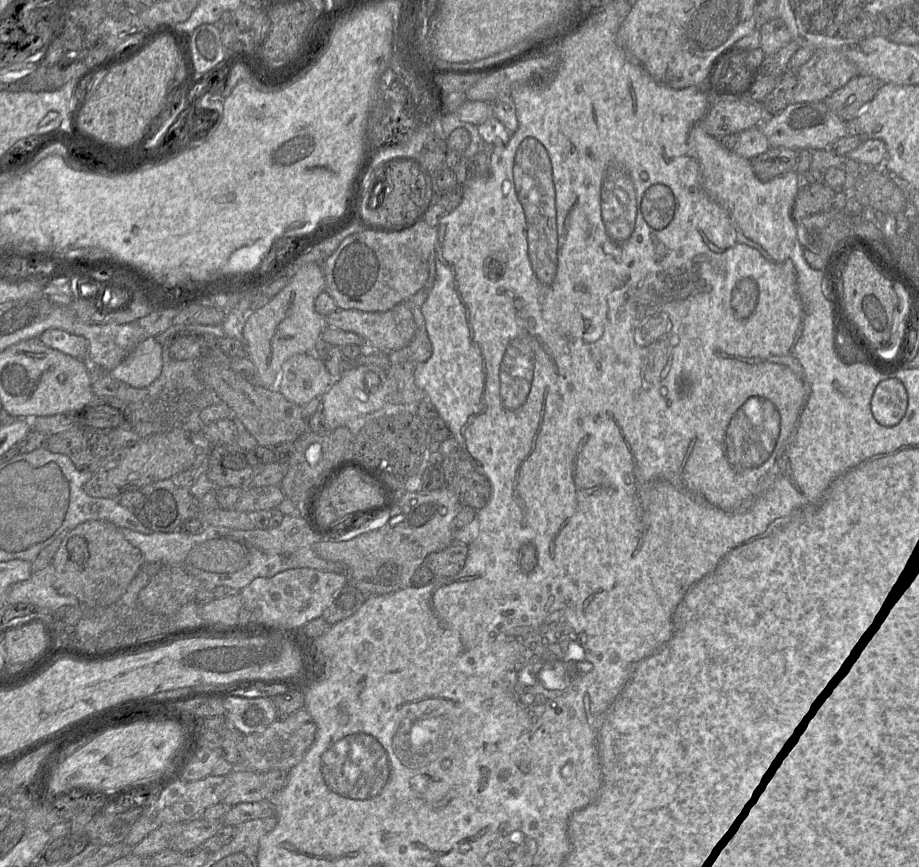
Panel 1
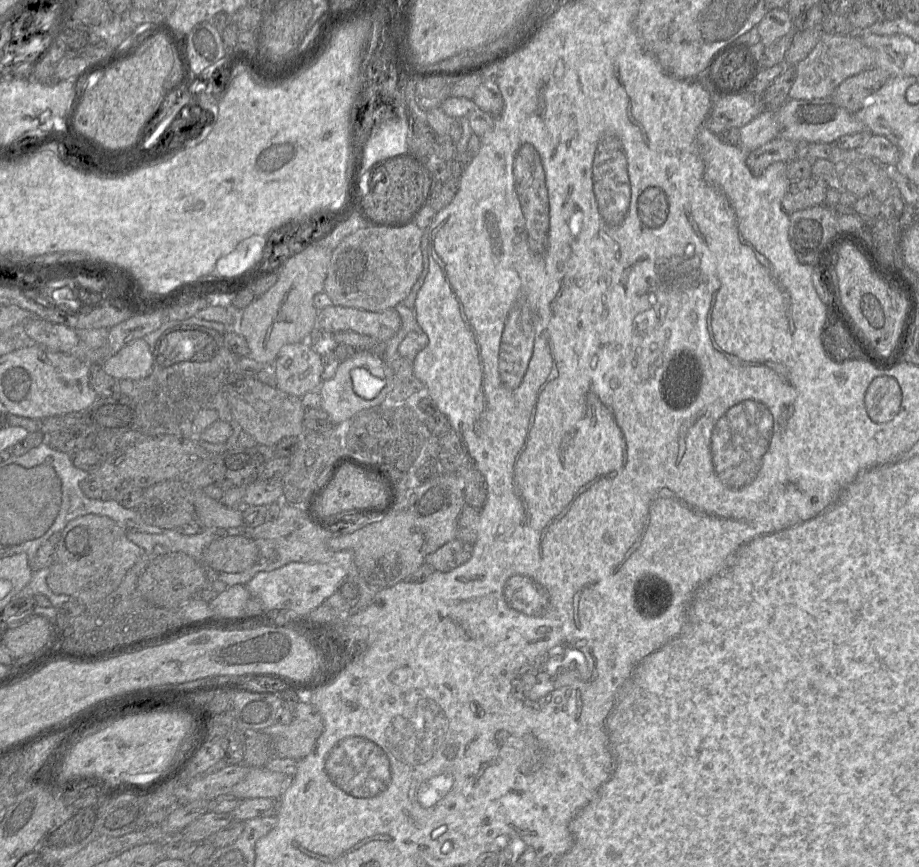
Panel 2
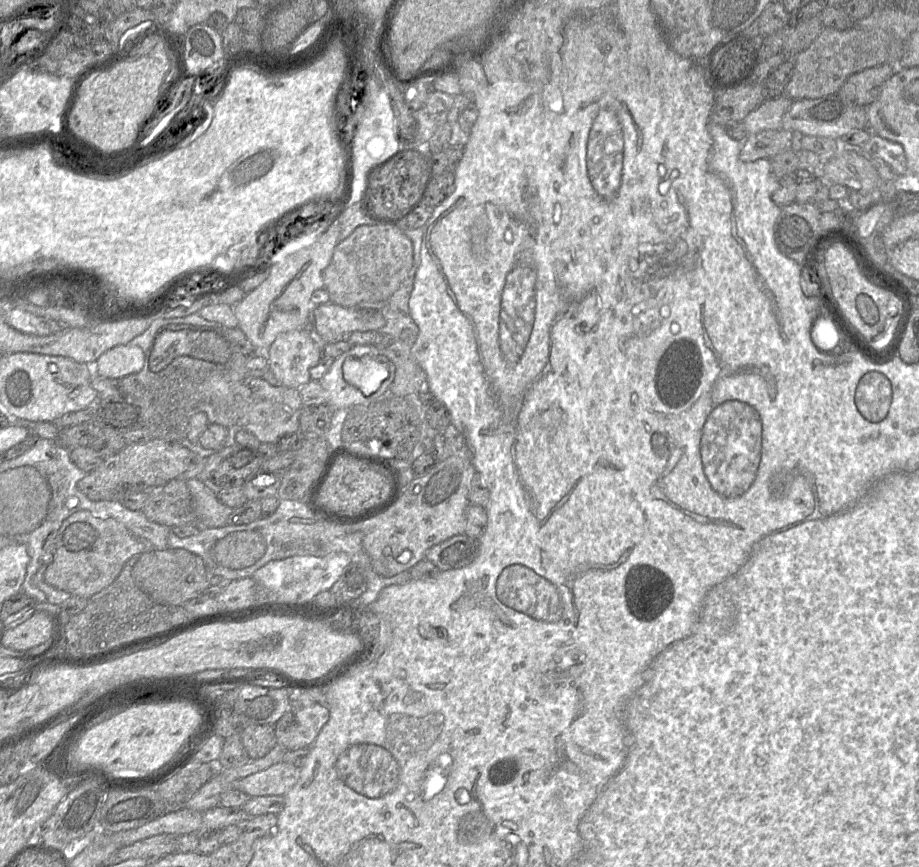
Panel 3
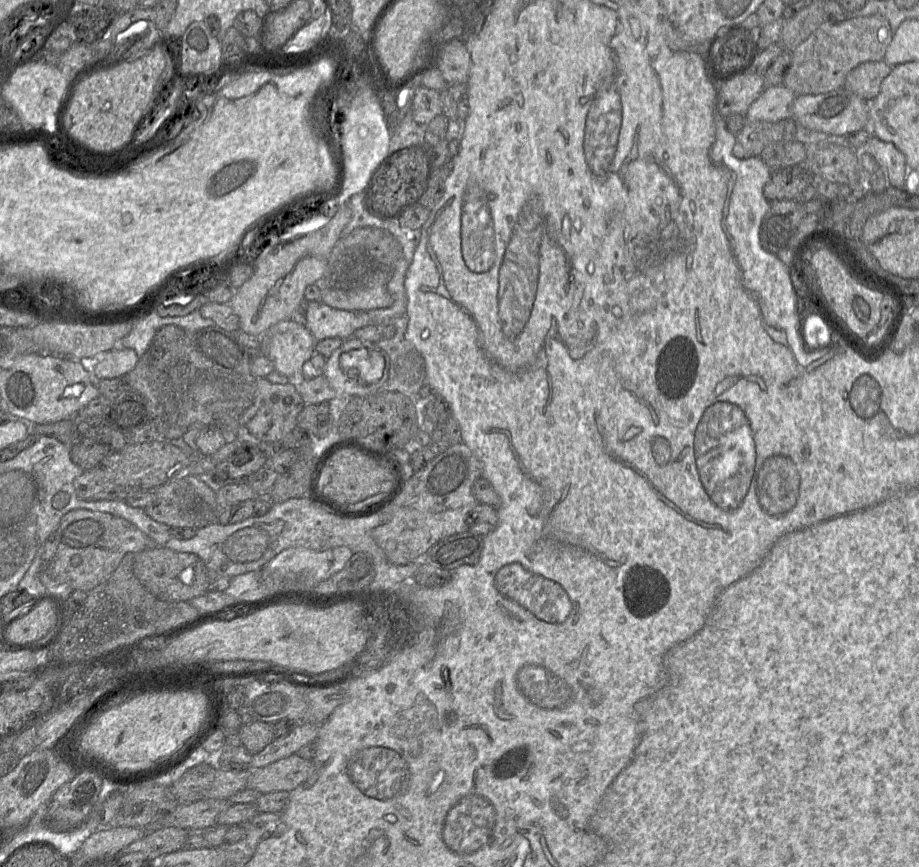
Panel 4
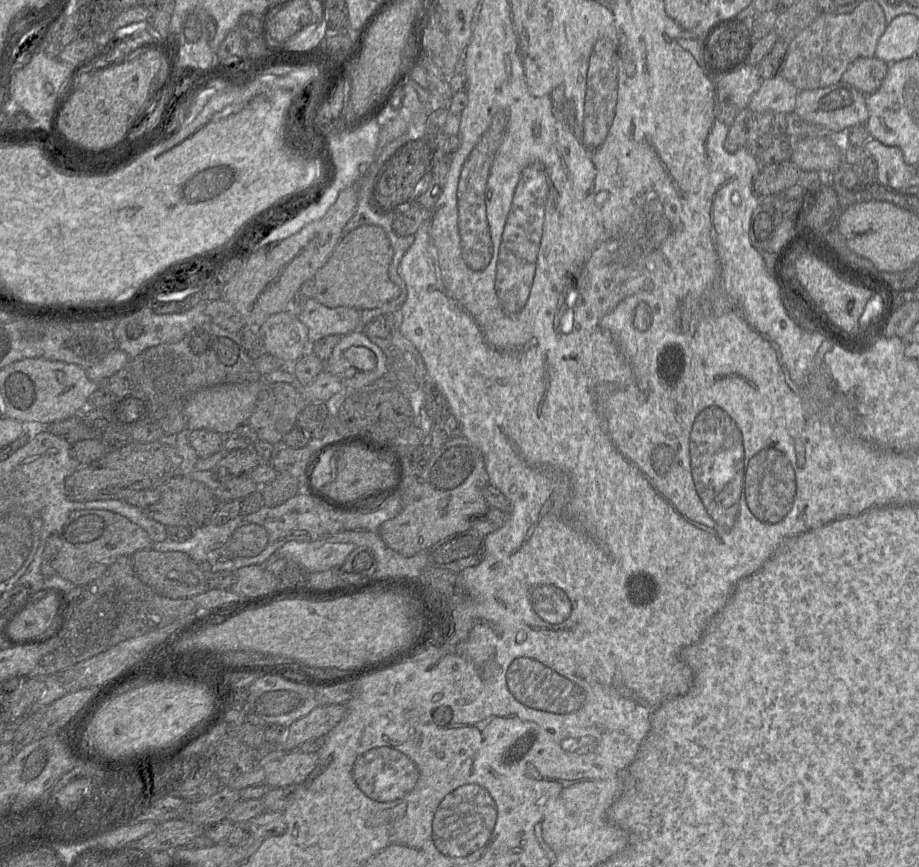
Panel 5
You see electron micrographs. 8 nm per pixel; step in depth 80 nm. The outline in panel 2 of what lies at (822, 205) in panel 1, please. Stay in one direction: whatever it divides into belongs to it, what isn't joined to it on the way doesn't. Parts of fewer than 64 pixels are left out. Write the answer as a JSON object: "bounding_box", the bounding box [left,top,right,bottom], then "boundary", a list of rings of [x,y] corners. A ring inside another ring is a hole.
{"bounding_box":[782,176,827,215],"boundary":[[[811,176],[790,186],[782,199],[782,209],[787,215],[824,204],[827,184],[822,179]]]}

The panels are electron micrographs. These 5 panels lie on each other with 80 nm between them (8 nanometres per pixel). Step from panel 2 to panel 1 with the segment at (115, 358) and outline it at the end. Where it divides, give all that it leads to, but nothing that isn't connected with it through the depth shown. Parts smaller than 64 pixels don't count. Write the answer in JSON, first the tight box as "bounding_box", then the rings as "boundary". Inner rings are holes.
{"bounding_box":[110,337,162,388],"boundary":[[[148,337],[141,341],[110,373],[118,382],[142,388],[159,377],[162,366],[161,345],[155,337]]]}

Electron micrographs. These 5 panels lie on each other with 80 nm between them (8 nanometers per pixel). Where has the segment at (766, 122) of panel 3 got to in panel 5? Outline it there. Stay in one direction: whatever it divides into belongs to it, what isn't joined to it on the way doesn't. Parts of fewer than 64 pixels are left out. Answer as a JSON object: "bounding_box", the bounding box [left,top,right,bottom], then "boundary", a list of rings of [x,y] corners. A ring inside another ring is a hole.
{"bounding_box":[748,76,799,112],"boundary":[[[777,76],[762,80],[759,89],[752,95],[748,107],[755,112],[793,112],[799,90],[788,80]]]}

